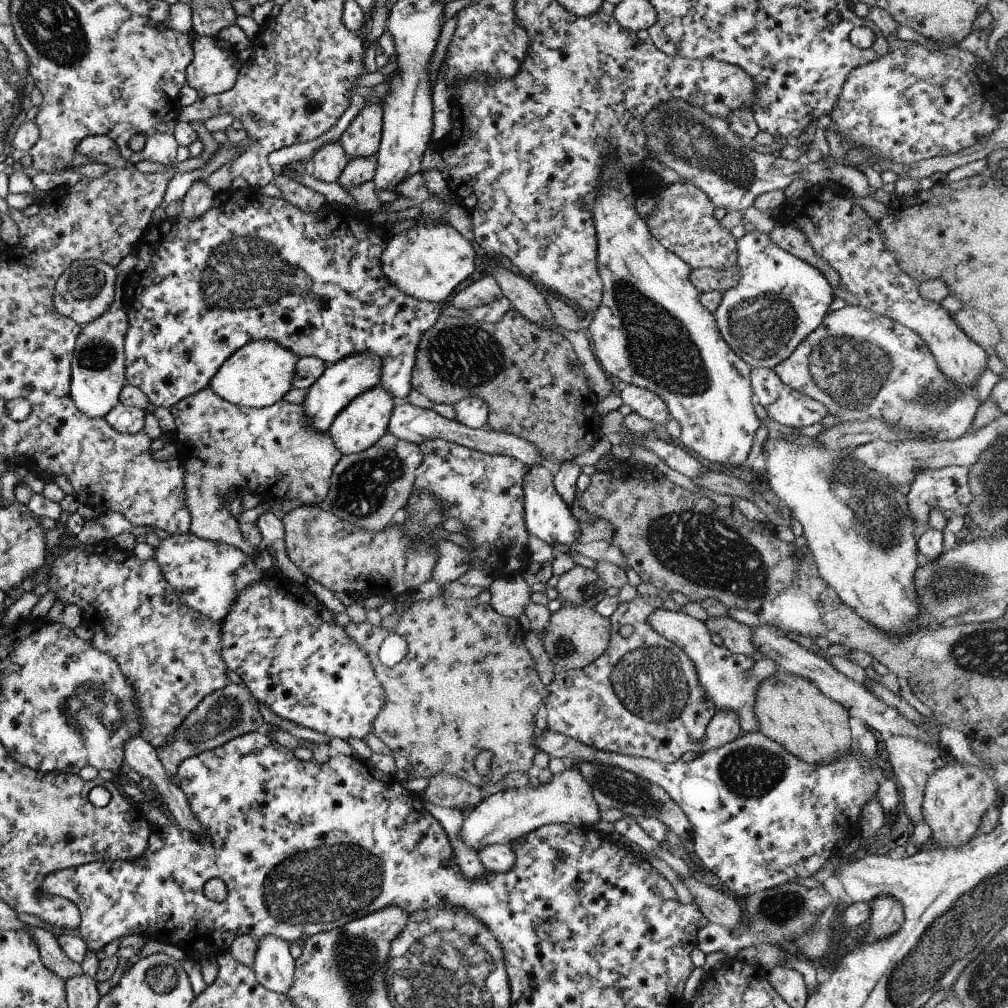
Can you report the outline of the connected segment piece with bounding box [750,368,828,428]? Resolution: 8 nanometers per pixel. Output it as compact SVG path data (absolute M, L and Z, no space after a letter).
M750 369L750 383L754 400L763 407L766 416L787 426L787 428L798 428L809 426L819 422L828 412L826 408L816 400L785 386L771 369Z

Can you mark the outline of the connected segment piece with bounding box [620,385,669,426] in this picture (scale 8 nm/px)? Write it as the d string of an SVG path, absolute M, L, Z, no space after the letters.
M626 385L620 392L620 398L622 404L627 404L631 411L650 420L655 426L664 425L669 419L665 403L651 391Z

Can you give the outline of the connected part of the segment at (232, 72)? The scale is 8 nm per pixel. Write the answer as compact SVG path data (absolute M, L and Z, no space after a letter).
M191 37L192 59L185 69L185 82L188 86L203 92L205 97L229 90L235 84L238 70L242 67L236 52L221 50L214 44L213 37Z

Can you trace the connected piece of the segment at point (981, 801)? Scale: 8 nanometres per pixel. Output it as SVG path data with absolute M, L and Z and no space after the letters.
M952 760L937 769L926 782L922 796L922 819L930 828L933 842L954 849L978 833L981 817L999 799L1000 789L989 770Z

